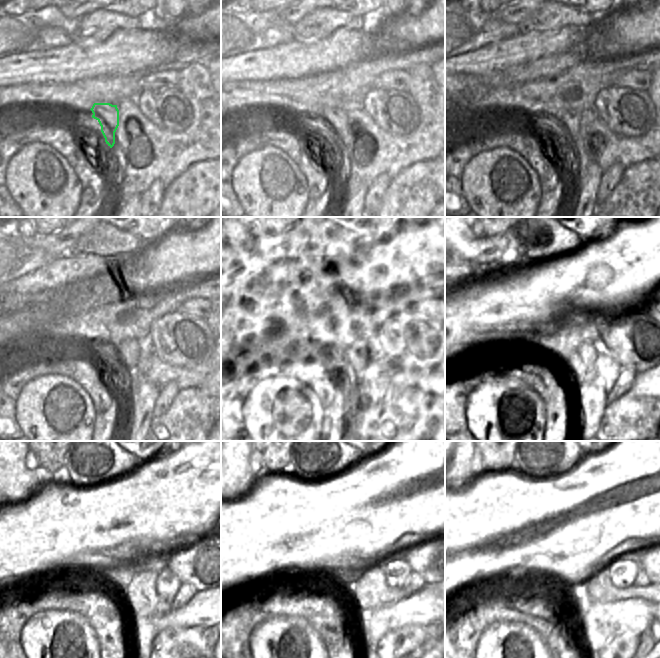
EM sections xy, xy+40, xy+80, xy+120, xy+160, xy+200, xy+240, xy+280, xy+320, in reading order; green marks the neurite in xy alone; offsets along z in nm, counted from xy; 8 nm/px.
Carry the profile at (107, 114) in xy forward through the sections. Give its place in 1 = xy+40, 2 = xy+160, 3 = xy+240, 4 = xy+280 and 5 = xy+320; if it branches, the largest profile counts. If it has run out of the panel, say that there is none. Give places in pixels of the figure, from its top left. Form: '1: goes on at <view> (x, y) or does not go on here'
1: goes on at xy+40 (336, 119)
2: goes on at xy+160 (362, 361)
3: goes on at xy+240 (141, 595)
4: goes on at xy+280 (370, 591)
5: goes on at xy+320 (603, 577)

